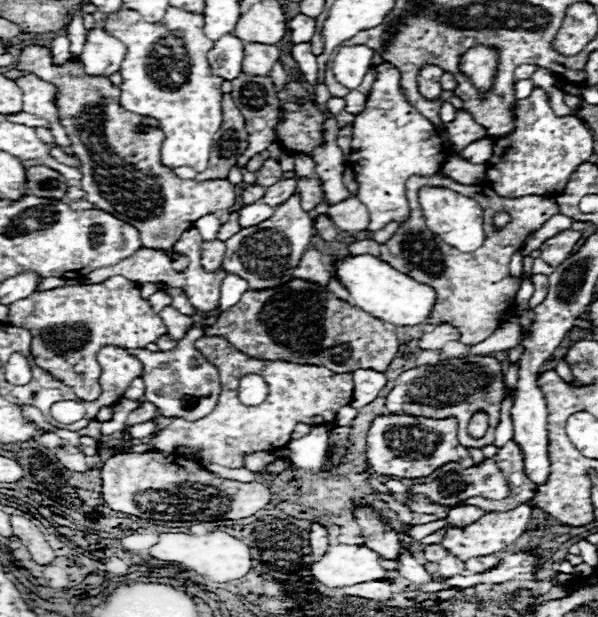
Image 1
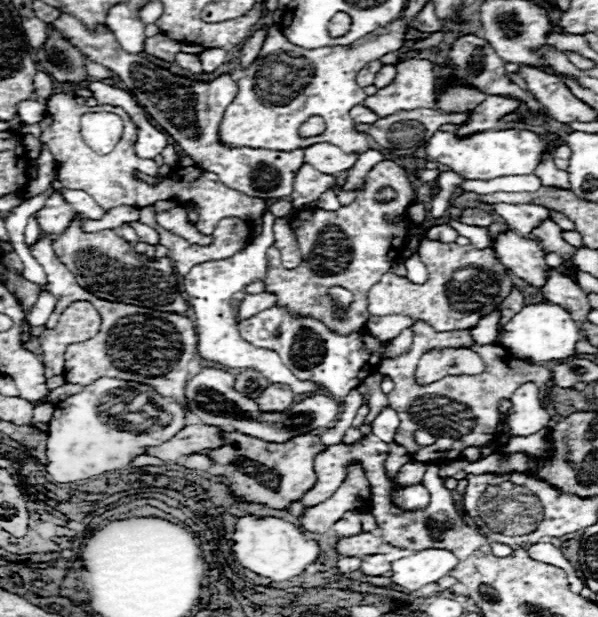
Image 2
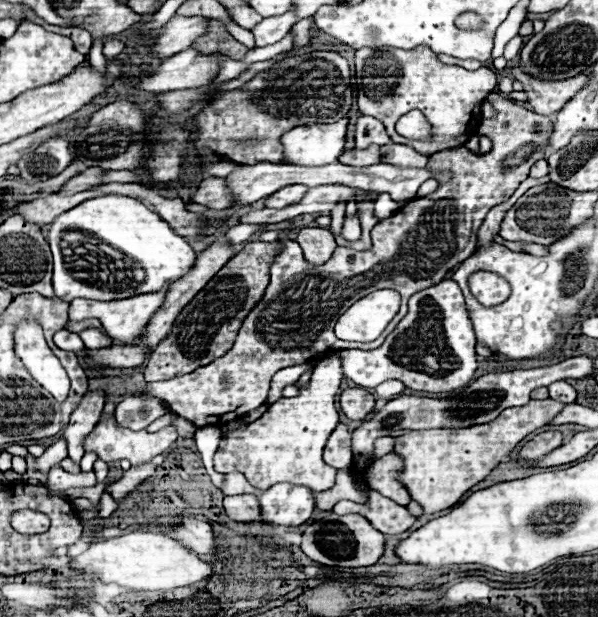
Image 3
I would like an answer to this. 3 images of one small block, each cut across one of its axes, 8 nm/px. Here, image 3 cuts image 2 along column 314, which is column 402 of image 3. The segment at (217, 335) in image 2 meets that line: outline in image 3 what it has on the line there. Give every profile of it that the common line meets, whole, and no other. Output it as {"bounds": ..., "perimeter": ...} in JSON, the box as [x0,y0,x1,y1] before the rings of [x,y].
{"bounds":[376,380,404,400],"perimeter":[[[386,380],[380,386],[376,386],[376,396],[390,400],[392,396],[400,394],[402,390],[404,390],[404,384],[402,382],[398,382],[398,380]]]}

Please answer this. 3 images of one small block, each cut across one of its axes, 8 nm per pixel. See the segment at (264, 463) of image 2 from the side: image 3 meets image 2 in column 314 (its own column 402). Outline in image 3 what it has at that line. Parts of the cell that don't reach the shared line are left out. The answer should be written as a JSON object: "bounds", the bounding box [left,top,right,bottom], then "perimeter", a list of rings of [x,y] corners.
{"bounds":[394,400,562,514],"perimeter":[[[530,400],[526,406],[508,408],[496,420],[468,426],[464,430],[422,430],[408,432],[396,438],[394,452],[404,458],[402,484],[408,488],[412,500],[420,502],[426,514],[434,514],[454,506],[466,490],[484,480],[530,432],[546,426],[560,410],[562,402],[556,400]]]}

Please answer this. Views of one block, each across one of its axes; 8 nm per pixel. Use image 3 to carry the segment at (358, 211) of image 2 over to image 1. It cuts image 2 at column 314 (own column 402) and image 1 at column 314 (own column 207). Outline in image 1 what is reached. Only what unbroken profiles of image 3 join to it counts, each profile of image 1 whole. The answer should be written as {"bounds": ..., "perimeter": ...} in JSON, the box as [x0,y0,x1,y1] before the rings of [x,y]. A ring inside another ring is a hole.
{"bounds":[148,336,354,468],"perimeter":[[[220,336],[198,338],[194,346],[196,350],[200,350],[200,354],[204,354],[204,358],[208,358],[208,362],[212,362],[220,370],[222,392],[218,404],[208,416],[196,422],[182,422],[182,418],[174,418],[164,430],[148,440],[150,450],[172,454],[174,446],[180,444],[198,450],[204,468],[208,468],[210,464],[218,464],[224,468],[244,468],[246,454],[284,448],[292,440],[292,432],[298,422],[306,422],[310,426],[332,422],[338,410],[352,400],[354,382],[350,372],[334,374],[324,366],[298,366],[292,362],[248,358]],[[248,374],[258,374],[268,384],[268,398],[260,406],[244,406],[238,398],[238,382]]]}

